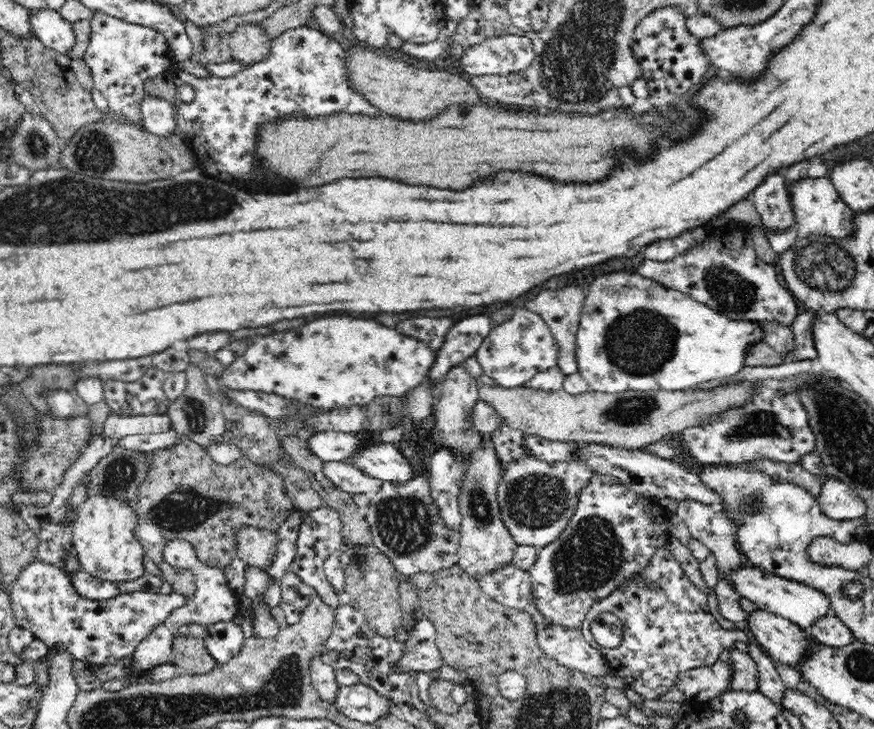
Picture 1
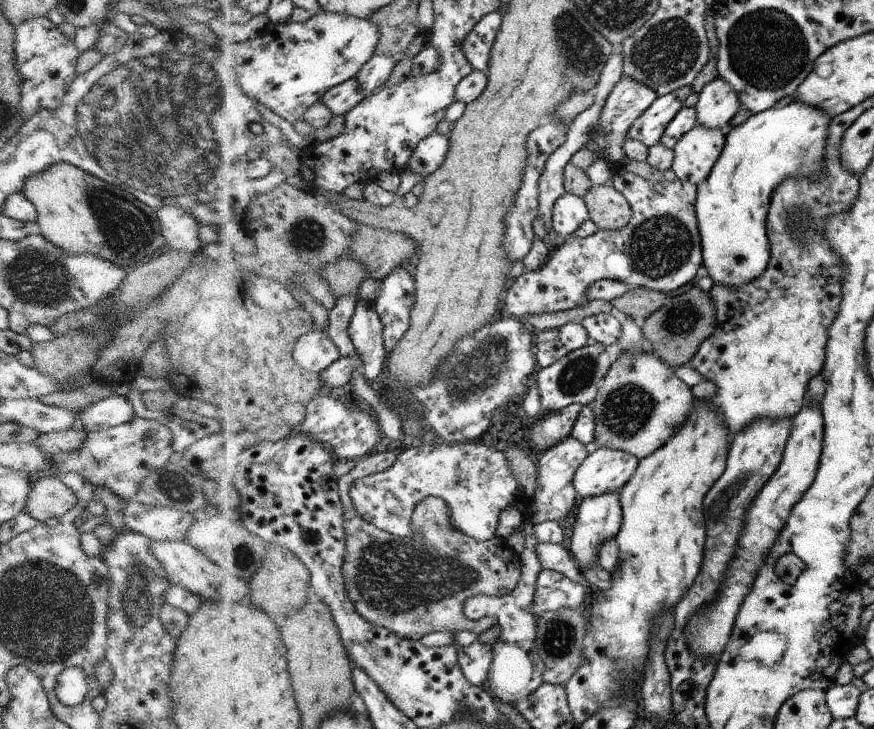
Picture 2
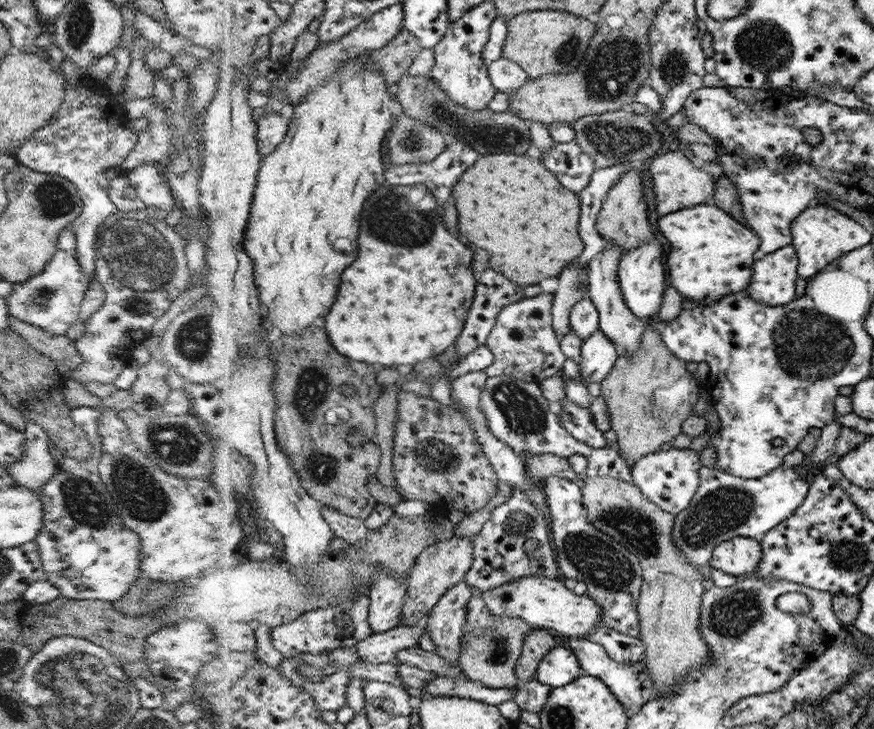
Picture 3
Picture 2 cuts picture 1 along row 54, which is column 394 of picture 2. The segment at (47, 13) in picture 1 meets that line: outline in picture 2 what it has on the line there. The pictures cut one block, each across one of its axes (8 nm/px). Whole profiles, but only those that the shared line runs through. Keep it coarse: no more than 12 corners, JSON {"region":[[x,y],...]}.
{"region":[[375,55],[357,76],[363,91],[385,88],[398,62]]}

